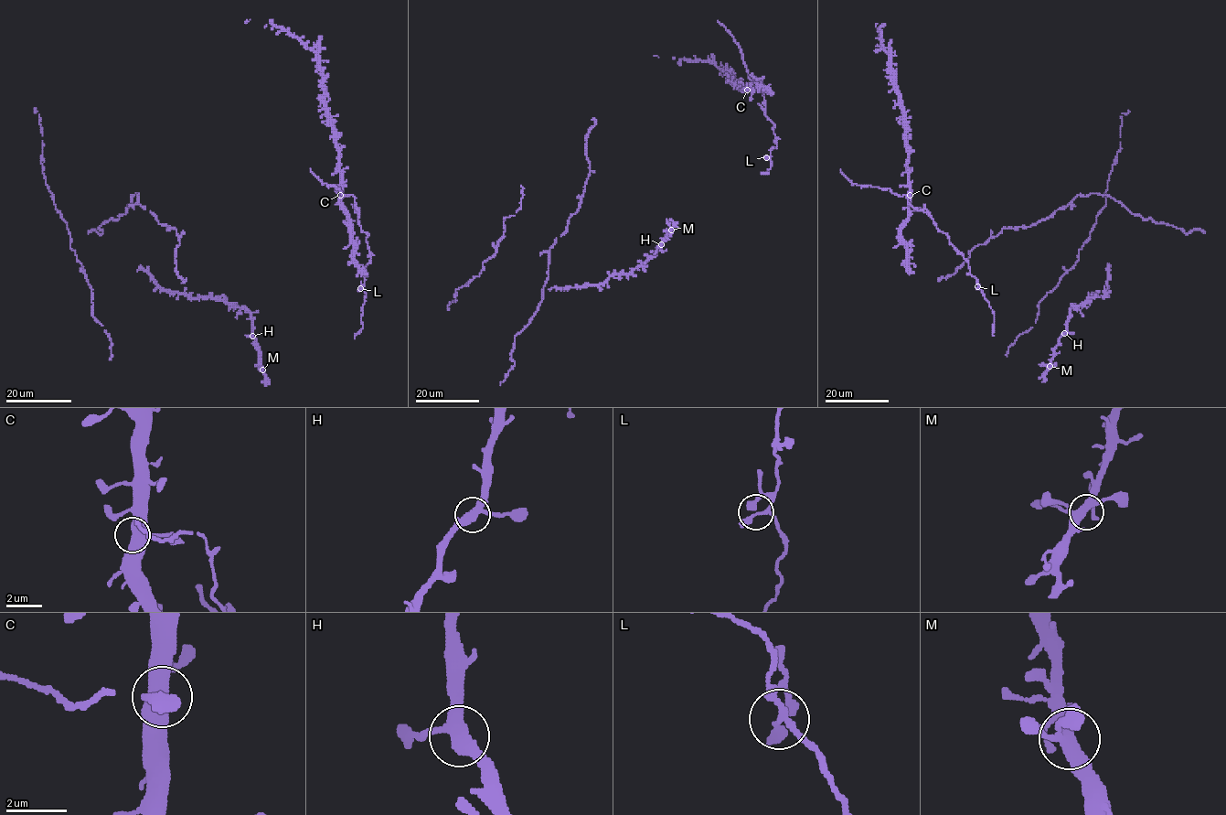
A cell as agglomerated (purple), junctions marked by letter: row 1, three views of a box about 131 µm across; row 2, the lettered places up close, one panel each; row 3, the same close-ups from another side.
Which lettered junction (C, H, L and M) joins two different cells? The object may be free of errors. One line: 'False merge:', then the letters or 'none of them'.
False merge: none of them

